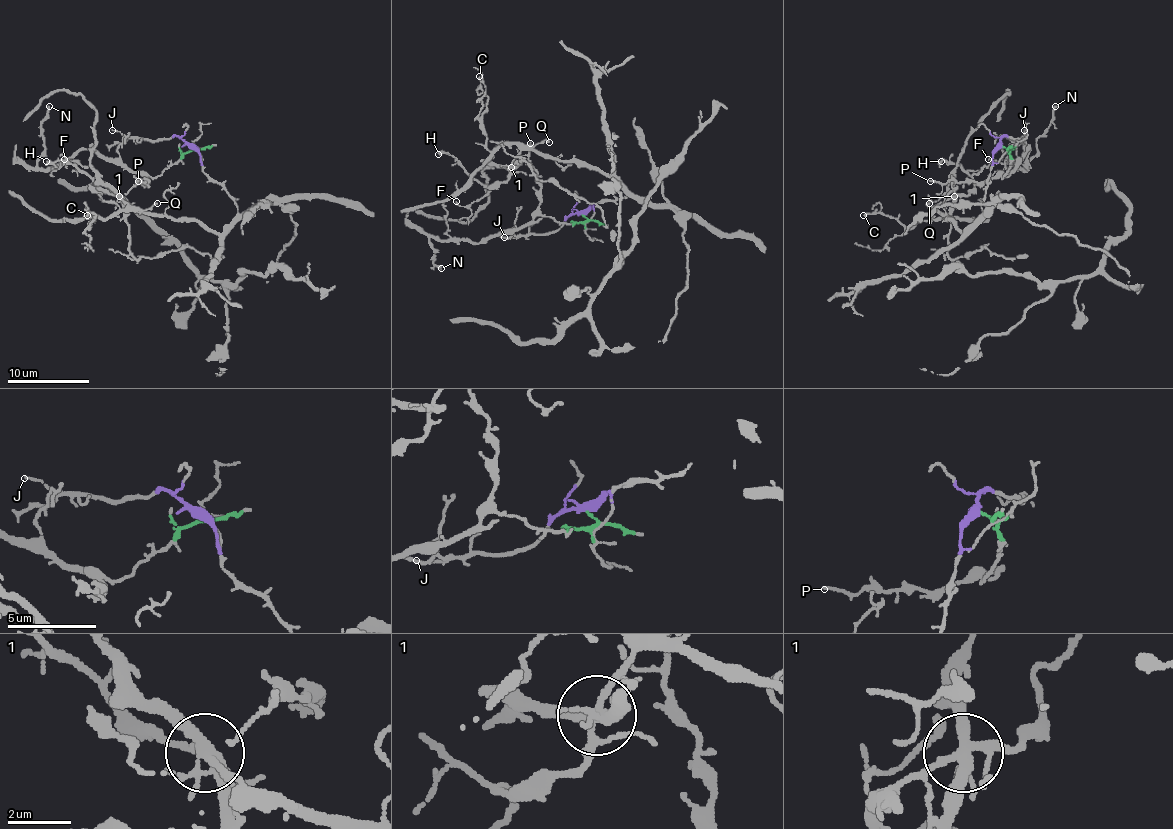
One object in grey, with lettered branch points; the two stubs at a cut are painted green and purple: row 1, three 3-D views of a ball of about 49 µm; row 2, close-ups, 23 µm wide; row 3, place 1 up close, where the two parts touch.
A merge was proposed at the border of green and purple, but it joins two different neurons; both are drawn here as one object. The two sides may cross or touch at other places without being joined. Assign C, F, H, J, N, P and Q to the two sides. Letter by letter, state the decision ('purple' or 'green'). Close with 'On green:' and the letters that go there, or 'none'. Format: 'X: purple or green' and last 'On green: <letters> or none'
C: purple
F: purple
H: purple
J: purple
N: green
P: green
Q: purple
On green: N, P

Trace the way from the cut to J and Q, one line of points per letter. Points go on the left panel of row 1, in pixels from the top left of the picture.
J: (191, 146), (177, 136), (164, 140), (126, 138), (111, 130)
Q: (191, 146), (201, 168), (226, 191), (238, 213), (220, 232), (211, 232), (197, 221), (142, 211), (156, 203)

